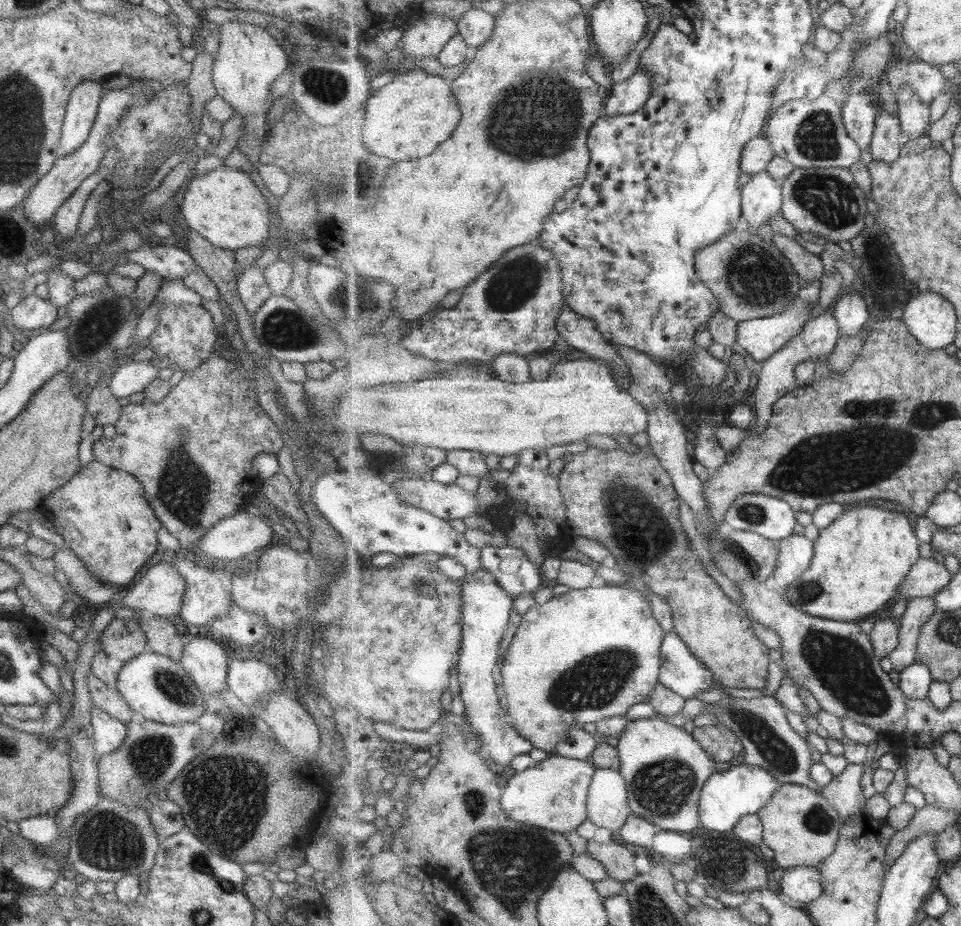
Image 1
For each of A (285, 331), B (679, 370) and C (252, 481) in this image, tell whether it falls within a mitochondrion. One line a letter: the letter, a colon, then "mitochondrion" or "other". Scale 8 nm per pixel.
A: mitochondrion
B: other
C: other

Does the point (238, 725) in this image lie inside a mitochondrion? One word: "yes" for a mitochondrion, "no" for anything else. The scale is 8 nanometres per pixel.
no

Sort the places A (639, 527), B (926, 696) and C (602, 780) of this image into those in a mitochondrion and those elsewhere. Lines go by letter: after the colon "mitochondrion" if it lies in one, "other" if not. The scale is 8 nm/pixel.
A: mitochondrion
B: other
C: other

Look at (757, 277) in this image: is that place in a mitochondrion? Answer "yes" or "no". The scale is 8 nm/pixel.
yes

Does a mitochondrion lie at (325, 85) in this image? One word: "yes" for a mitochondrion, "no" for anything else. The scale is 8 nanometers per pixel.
yes

